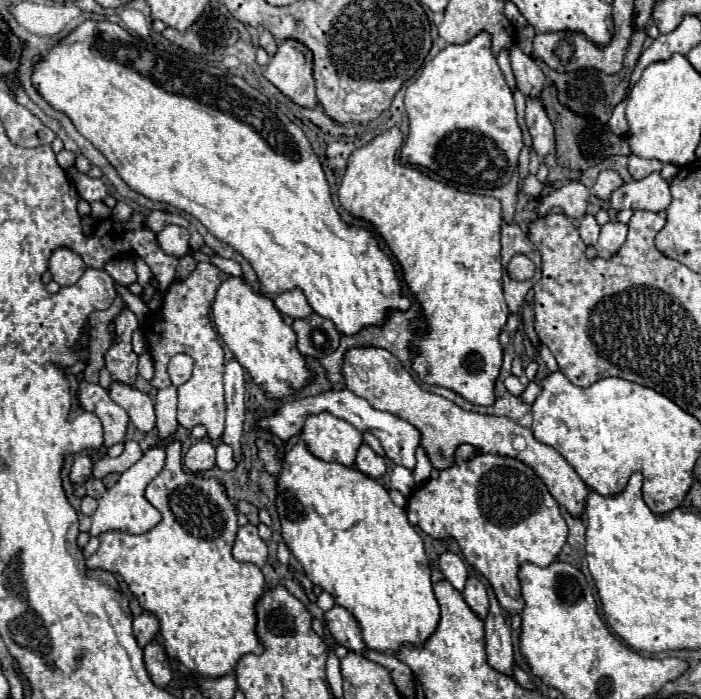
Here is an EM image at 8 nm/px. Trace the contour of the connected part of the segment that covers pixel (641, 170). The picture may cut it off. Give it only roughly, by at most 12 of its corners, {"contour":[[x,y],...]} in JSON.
{"contour":[[629,156],[629,174],[643,180],[659,172],[663,162]]}

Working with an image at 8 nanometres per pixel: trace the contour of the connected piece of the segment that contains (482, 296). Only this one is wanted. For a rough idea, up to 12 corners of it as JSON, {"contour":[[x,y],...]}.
{"contour":[[401,130],[349,156],[429,322],[423,382],[491,406],[509,314],[501,204],[399,166]]}

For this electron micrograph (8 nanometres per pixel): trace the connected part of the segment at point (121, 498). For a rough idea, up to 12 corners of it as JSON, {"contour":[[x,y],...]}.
{"contour":[[151,446],[99,498],[91,536],[143,534],[161,520],[145,486],[161,472],[165,450]]}

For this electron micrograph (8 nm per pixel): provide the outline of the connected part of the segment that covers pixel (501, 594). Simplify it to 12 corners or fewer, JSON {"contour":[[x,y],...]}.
{"contour":[[457,448],[409,496],[409,522],[453,538],[507,612],[523,562],[567,540],[529,466]]}

